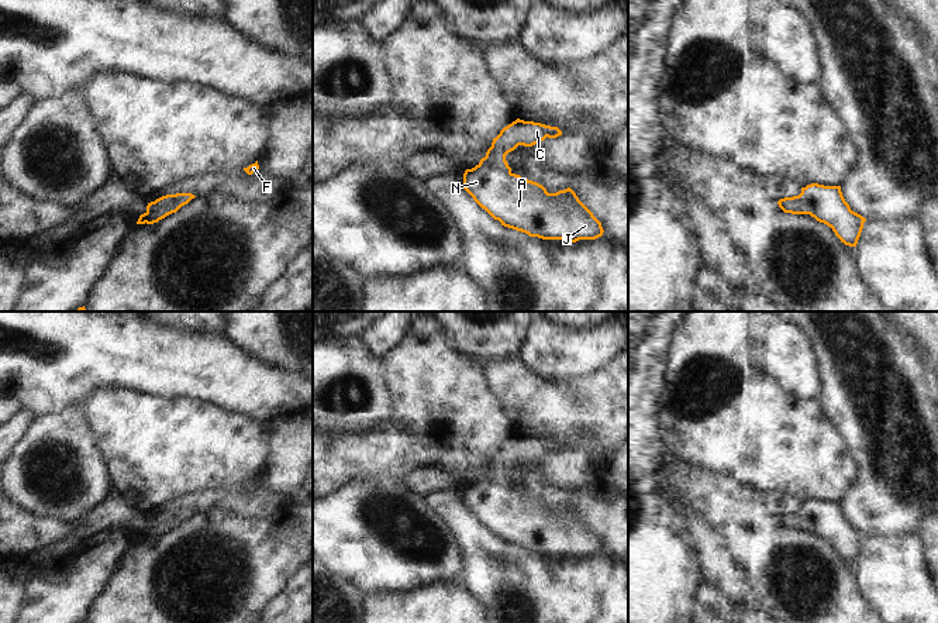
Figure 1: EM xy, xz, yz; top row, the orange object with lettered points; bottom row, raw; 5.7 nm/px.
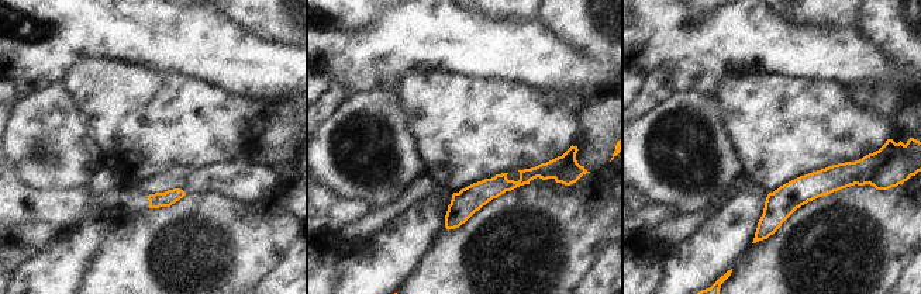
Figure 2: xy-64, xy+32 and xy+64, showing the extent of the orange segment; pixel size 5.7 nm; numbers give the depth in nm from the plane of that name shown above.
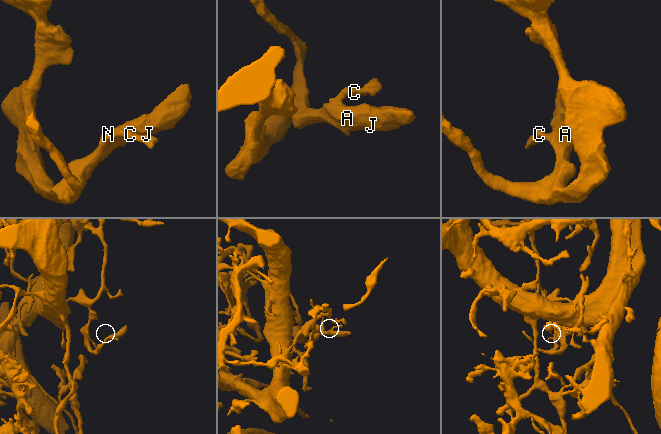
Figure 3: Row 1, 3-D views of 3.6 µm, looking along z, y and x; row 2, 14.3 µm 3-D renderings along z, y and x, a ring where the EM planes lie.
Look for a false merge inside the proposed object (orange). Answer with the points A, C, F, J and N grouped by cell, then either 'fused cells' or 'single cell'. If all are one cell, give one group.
groups A C F J N; single cell

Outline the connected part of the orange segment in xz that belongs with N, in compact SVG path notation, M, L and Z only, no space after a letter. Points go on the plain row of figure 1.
M517 434L493 454L486 472L475 483L465 486L463 505L494 536L499 536L501 541L525 548L530 553L568 555L570 558L596 555L604 548L601 538L579 516L570 503L556 509L548 509L542 500L513 489L506 476L506 471L518 461L532 462L546 452L556 454L559 451L562 451L562 447L558 443Z

